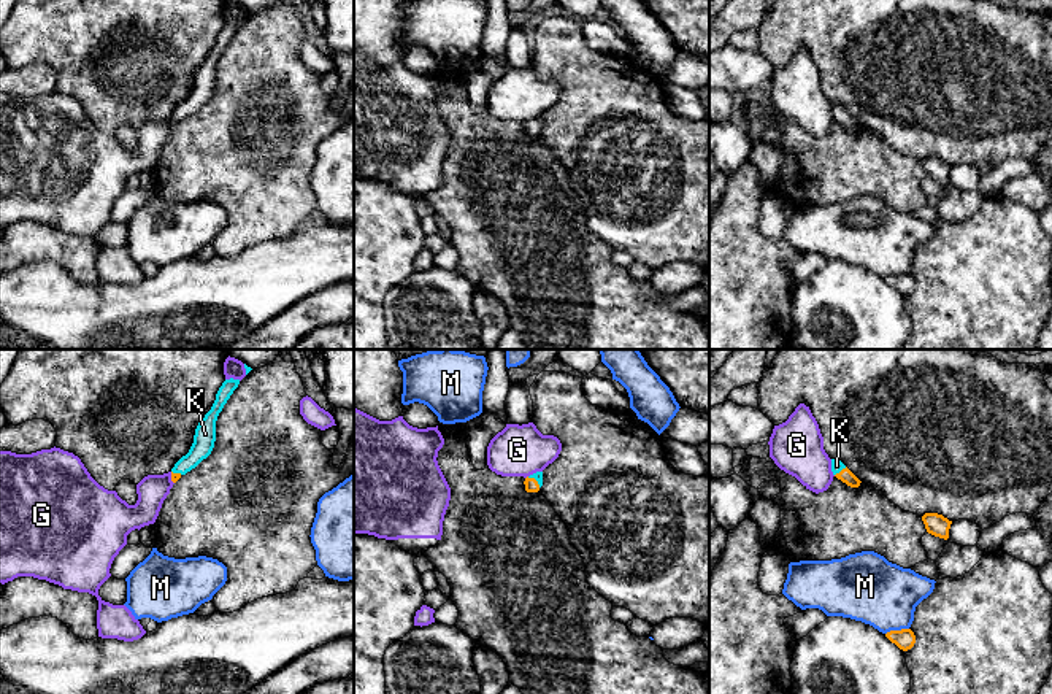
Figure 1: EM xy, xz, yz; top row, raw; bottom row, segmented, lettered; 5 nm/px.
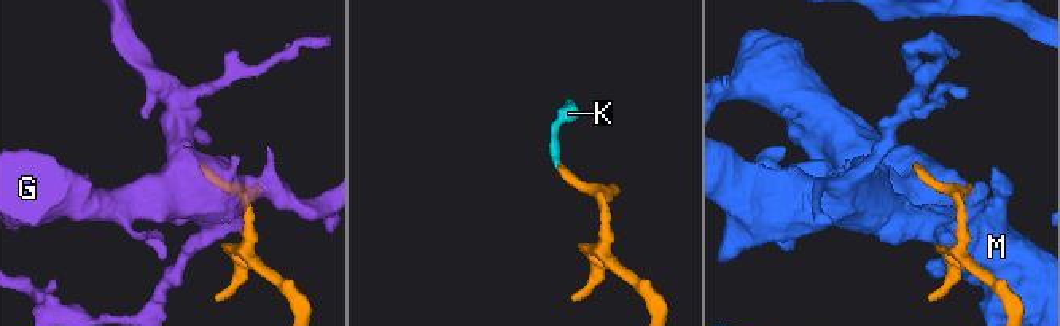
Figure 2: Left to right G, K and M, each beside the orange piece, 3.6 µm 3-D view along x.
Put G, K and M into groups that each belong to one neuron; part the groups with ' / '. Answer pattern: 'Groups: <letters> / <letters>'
Groups: G / K / M

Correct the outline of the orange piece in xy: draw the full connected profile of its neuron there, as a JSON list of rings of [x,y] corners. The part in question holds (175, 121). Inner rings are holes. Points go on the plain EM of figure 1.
[[[225,24],[216,38],[216,44],[211,54],[198,67],[194,79],[194,87],[186,100],[182,100],[171,113],[171,125],[176,127],[182,119],[195,113],[203,103],[206,103],[216,86],[216,65],[224,49],[238,32],[240,24]]]

